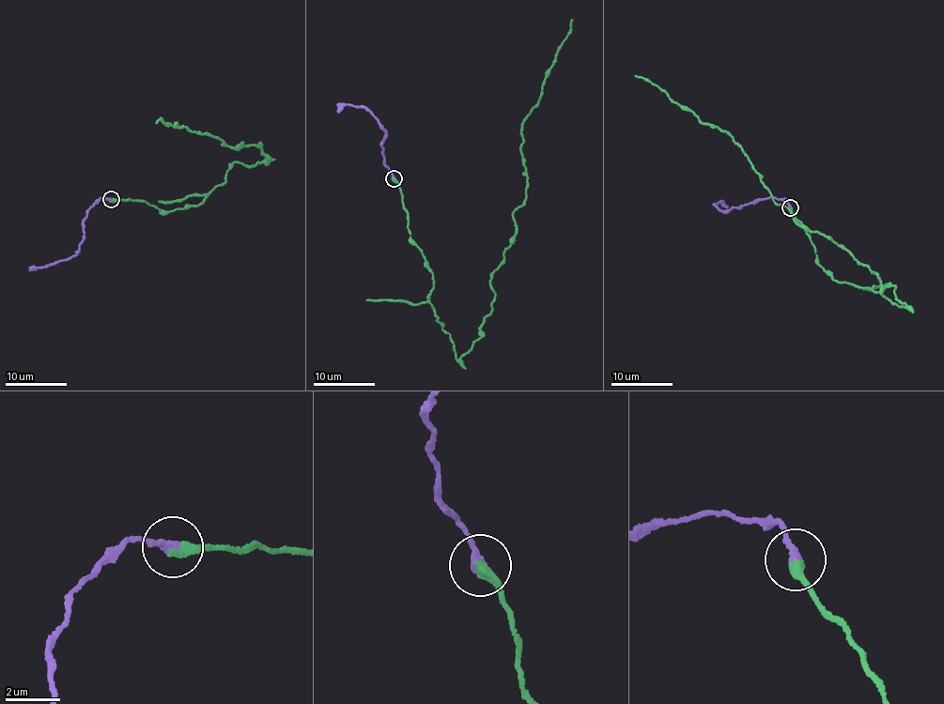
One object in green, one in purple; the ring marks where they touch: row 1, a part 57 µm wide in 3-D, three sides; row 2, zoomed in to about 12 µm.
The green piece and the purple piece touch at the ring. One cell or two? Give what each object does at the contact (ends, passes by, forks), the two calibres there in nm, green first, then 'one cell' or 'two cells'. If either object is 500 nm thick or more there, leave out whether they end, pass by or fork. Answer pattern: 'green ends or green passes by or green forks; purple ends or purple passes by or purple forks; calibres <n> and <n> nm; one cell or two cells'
green ends; purple ends; calibres 400 and 320 nm; two cells

